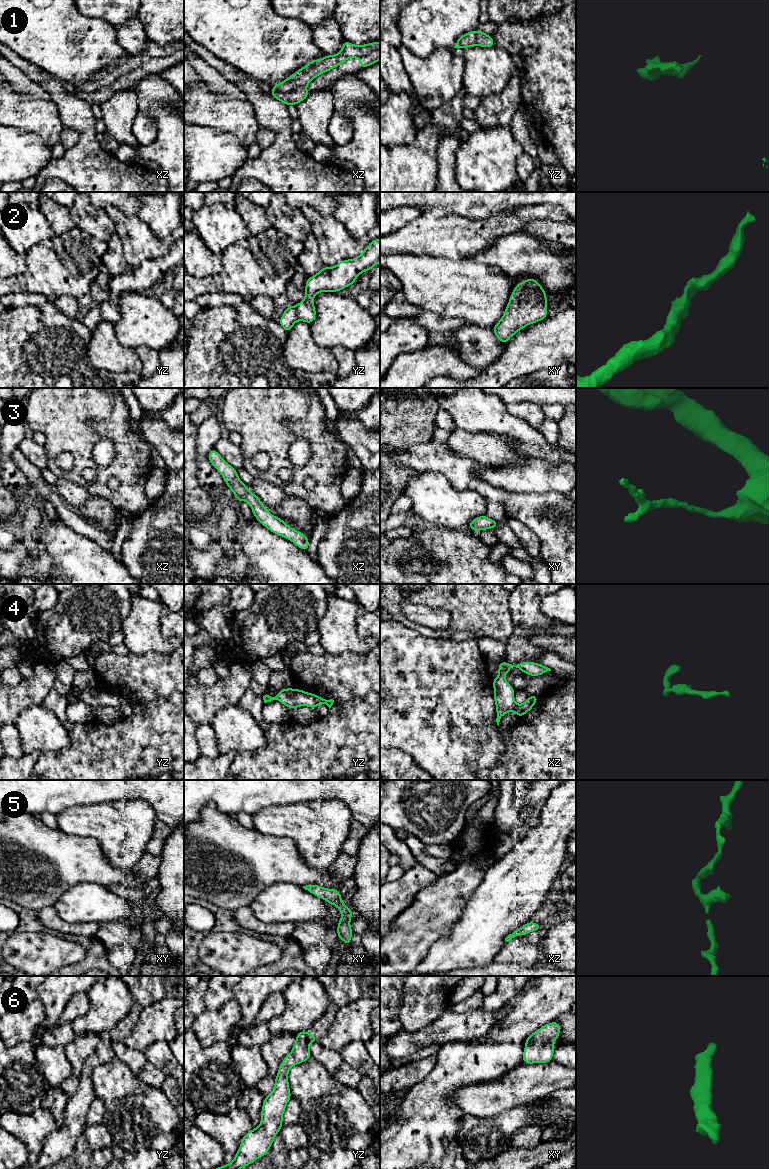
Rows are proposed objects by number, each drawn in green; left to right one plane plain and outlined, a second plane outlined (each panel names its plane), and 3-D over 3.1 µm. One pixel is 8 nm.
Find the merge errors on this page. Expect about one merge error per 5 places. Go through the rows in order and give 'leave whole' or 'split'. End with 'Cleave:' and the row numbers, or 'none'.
1: leave whole
2: leave whole
3: leave whole
4: leave whole
5: leave whole
6: leave whole
Cleave: none

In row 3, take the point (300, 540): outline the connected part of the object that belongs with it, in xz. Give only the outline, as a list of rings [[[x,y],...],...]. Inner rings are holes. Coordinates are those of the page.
[[[214,448],[209,451],[208,460],[224,478],[225,484],[236,496],[236,502],[246,501],[250,505],[254,517],[270,532],[282,536],[292,541],[298,548],[308,551],[309,538],[301,531],[291,528],[280,517],[273,516],[261,500],[239,479],[237,470],[228,464]]]

